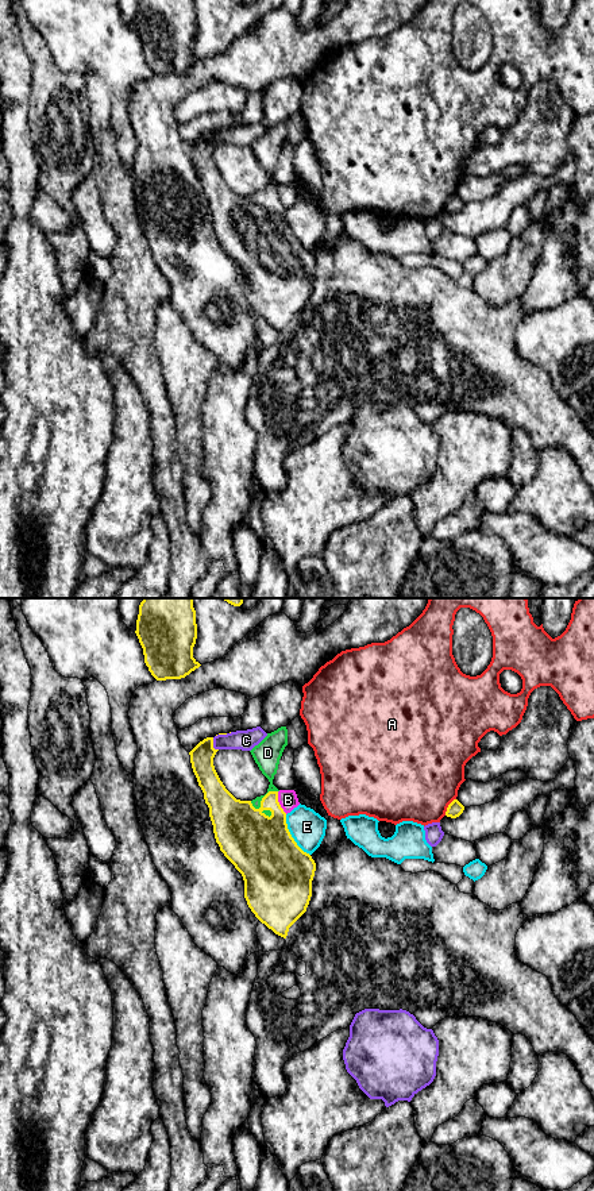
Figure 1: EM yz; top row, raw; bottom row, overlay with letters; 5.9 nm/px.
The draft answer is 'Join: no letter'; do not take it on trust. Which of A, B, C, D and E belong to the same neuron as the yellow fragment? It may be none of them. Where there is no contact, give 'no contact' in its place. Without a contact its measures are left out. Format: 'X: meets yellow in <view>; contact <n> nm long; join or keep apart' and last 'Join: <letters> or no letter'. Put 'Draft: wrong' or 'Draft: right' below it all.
A: meets yellow in yz; contact 120 nm long; keep apart
B: meets yellow in yz; contact 150 nm long; keep apart
C: meets yellow in yz; contact 90 nm long; keep apart
D: meets yellow in yz; contact 180 nm long; join
E: meets yellow in yz; contact 280 nm long; keep apart
Join: D
Draft: wrong

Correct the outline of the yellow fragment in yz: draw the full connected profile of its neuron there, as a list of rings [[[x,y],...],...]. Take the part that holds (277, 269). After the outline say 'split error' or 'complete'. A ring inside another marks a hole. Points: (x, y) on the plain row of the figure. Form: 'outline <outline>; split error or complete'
outline [[[281,122],[255,140],[250,147],[270,180],[265,190],[252,196],[236,194],[220,176],[213,153],[213,132],[200,136],[190,147],[190,158],[198,181],[209,203],[216,238],[224,251],[242,269],[244,293],[255,312],[275,329],[286,334],[289,323],[306,307],[312,292],[312,275],[316,258],[292,232],[286,208],[278,197],[278,184],[273,180],[279,154],[288,140],[288,124]]]; split error

